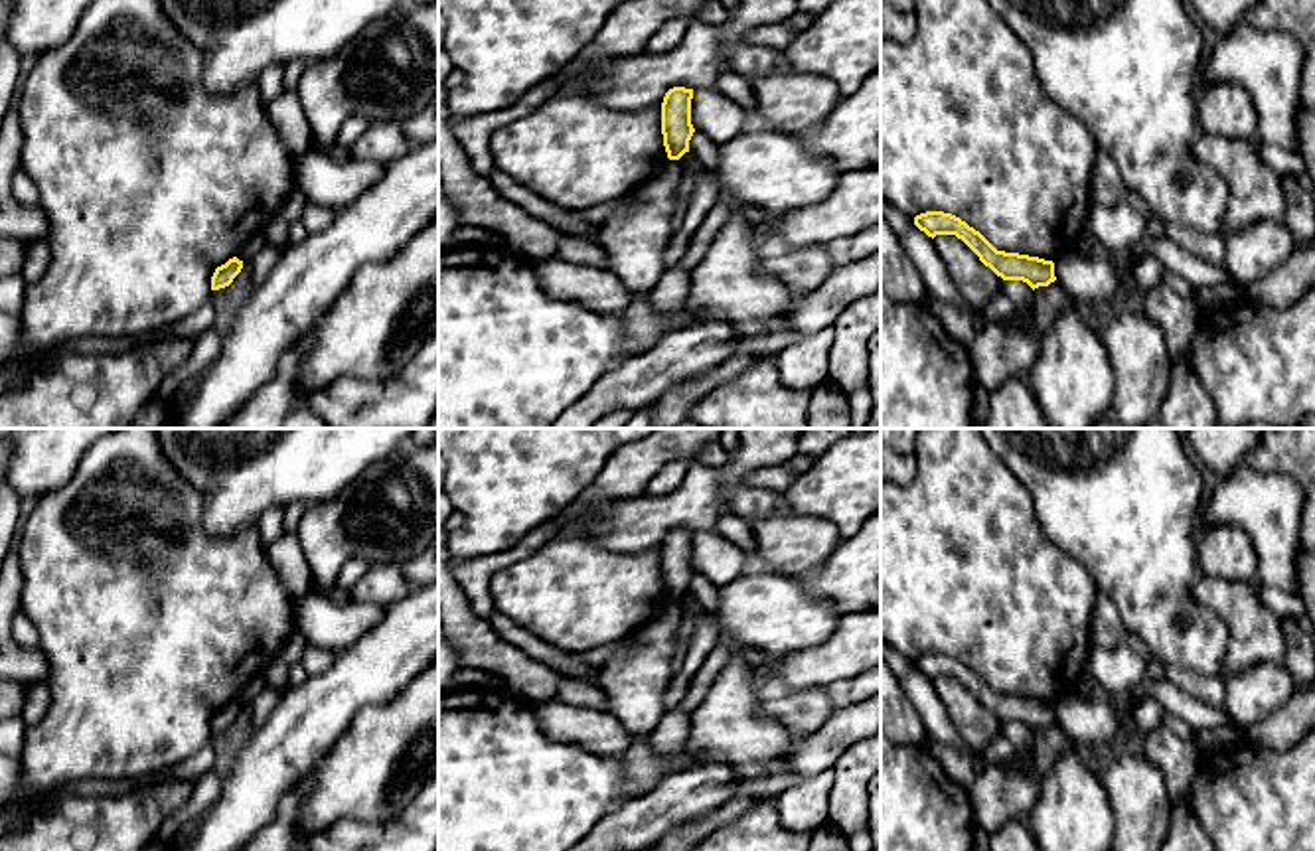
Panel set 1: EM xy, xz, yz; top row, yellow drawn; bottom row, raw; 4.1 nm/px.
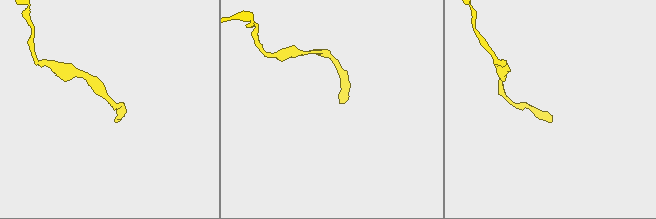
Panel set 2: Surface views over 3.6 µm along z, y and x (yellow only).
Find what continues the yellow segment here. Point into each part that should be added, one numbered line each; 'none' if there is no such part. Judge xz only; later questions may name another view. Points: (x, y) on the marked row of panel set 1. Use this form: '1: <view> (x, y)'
none

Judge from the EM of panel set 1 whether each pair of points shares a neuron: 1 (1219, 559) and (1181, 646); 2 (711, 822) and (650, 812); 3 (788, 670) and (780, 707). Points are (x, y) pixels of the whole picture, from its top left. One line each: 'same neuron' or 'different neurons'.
1: different neurons
2: different neurons
3: different neurons

